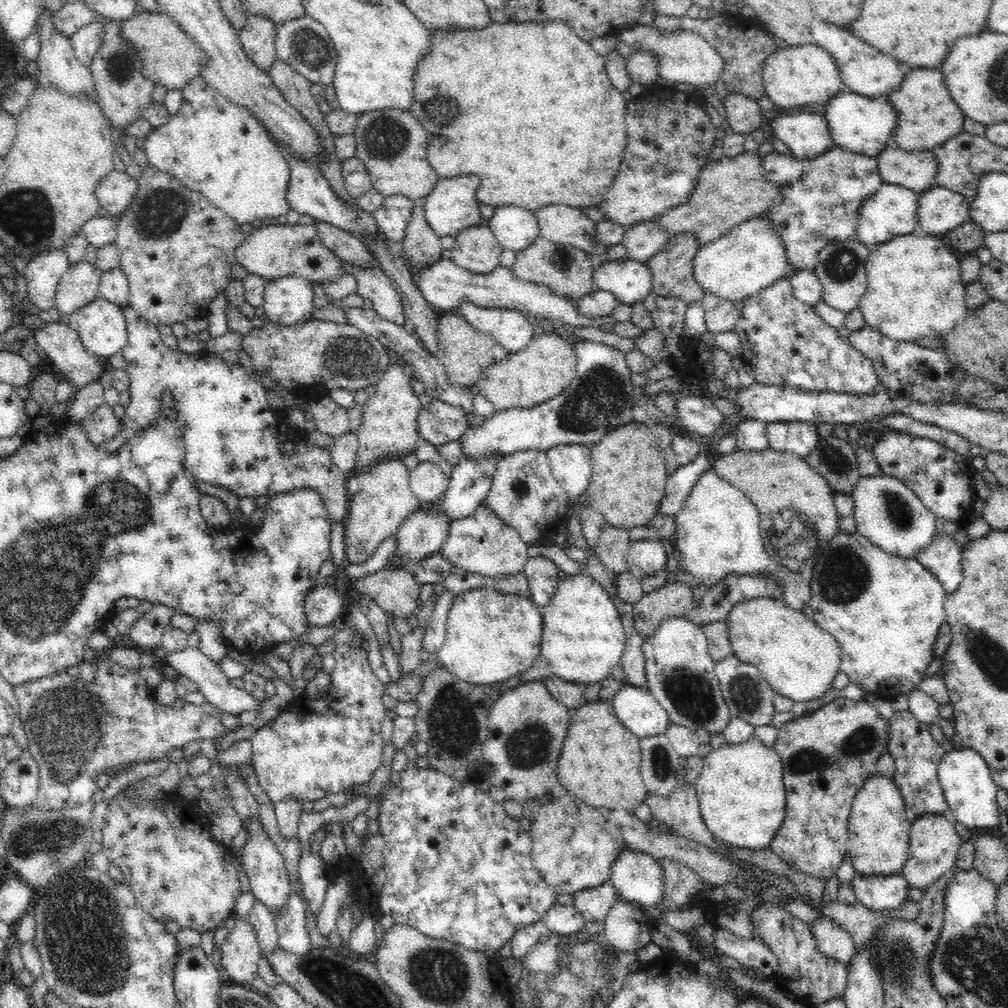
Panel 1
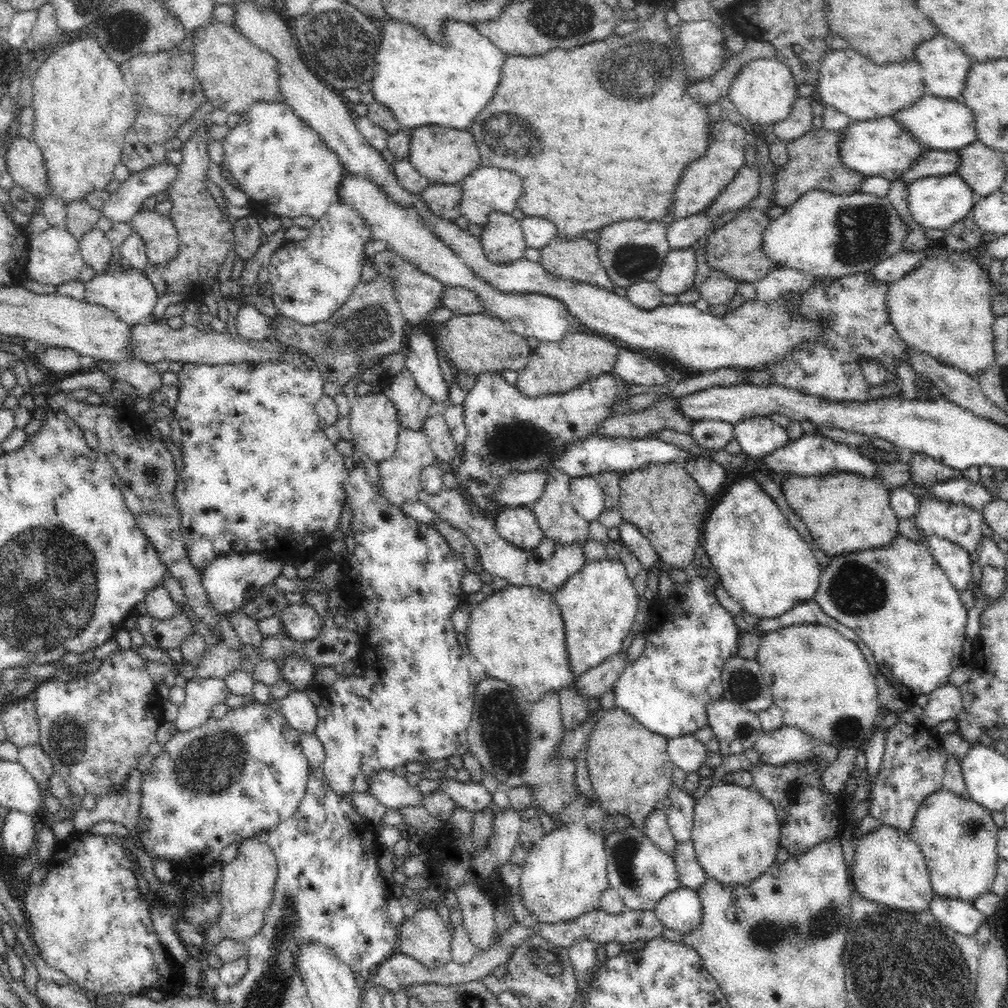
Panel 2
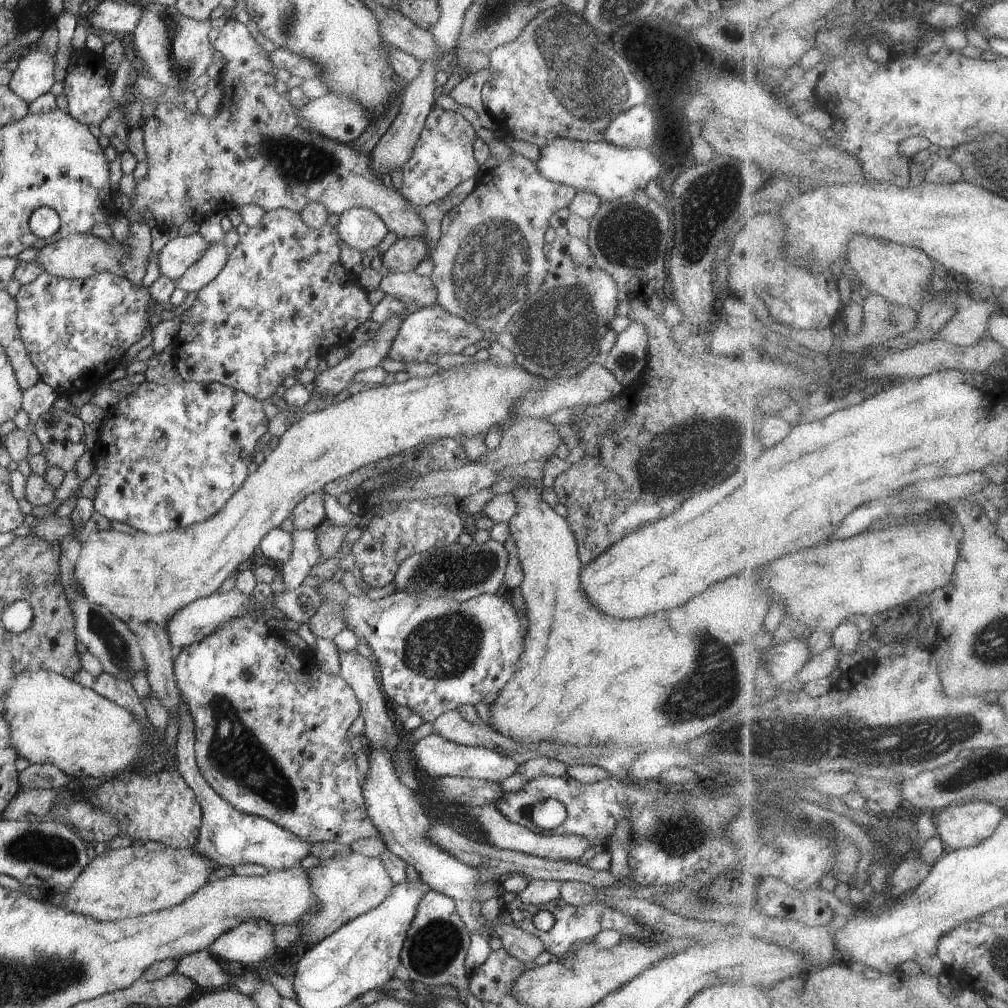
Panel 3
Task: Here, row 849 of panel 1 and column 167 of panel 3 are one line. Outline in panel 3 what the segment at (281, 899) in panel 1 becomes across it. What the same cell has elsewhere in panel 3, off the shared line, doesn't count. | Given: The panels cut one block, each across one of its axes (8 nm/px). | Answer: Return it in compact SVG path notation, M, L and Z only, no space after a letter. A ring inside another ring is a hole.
M200 233L170 239L158 253L160 274L170 280L180 278L187 268L200 260L208 246L210 243L206 242Z

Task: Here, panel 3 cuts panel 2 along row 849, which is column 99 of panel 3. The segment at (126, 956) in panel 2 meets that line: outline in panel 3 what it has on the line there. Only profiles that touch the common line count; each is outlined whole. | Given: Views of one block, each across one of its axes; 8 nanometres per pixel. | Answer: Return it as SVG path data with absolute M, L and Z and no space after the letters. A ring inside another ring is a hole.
M72 47L69 63L64 78L64 92L68 100L68 114L74 120L85 124L87 127L104 122L108 114L119 107L119 103L114 100L110 86L113 81L113 72L104 60L104 56L94 54L90 50L76 50Z

